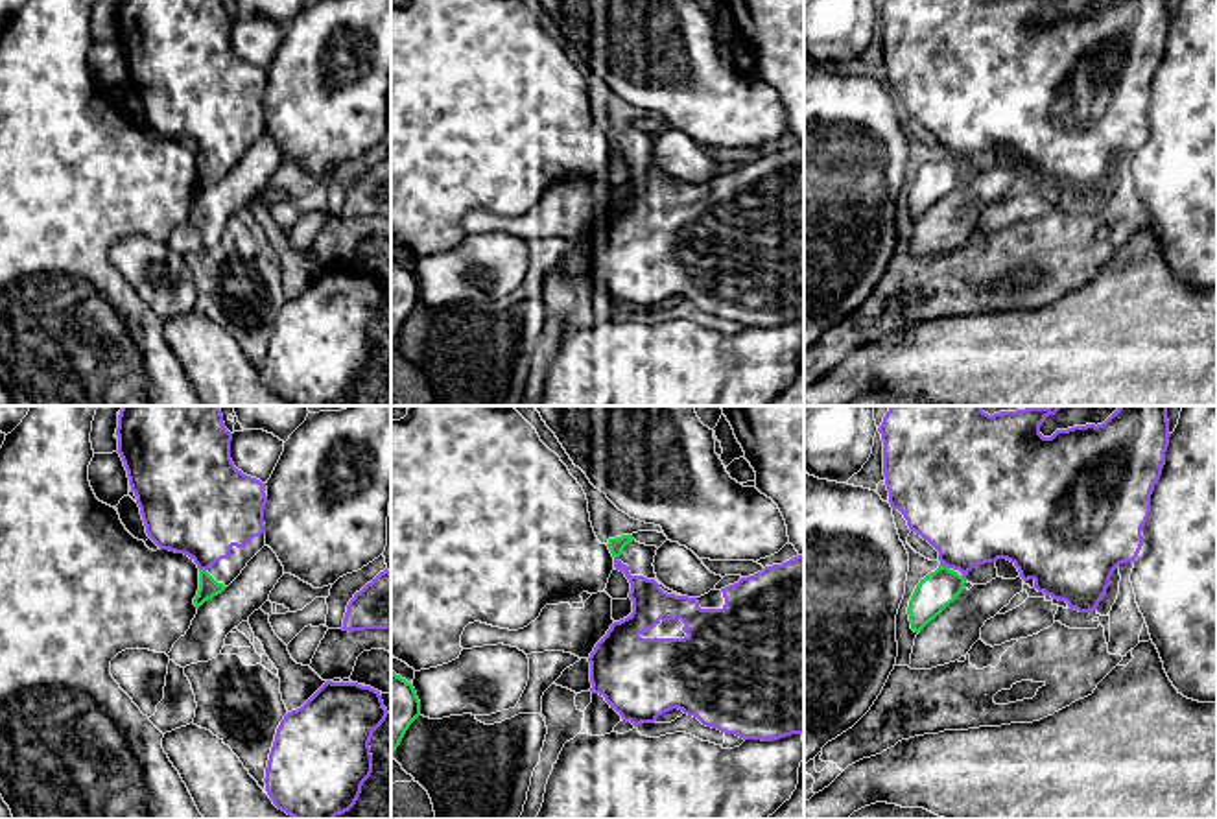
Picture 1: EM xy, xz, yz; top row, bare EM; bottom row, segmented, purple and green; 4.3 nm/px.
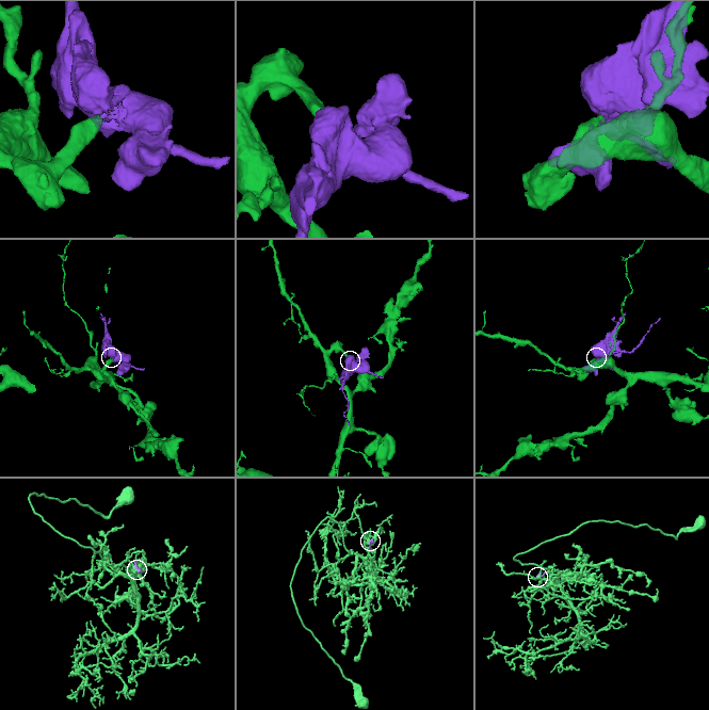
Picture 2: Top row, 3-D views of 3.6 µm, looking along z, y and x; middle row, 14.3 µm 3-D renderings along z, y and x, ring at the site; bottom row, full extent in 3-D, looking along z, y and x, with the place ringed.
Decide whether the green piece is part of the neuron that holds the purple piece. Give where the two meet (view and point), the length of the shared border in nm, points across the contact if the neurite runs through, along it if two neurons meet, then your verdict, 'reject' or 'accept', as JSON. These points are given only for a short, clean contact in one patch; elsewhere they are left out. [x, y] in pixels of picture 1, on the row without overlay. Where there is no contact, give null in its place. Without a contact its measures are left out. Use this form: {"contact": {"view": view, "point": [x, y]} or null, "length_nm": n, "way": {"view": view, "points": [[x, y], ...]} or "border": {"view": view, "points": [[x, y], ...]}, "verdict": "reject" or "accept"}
{"contact": {"view": "yz", "point": [945, 152]}, "length_nm": 50, "way": {"view": "yz", "points": [[972, 102], [945, 152], [939, 176]]}, "verdict": "accept"}

